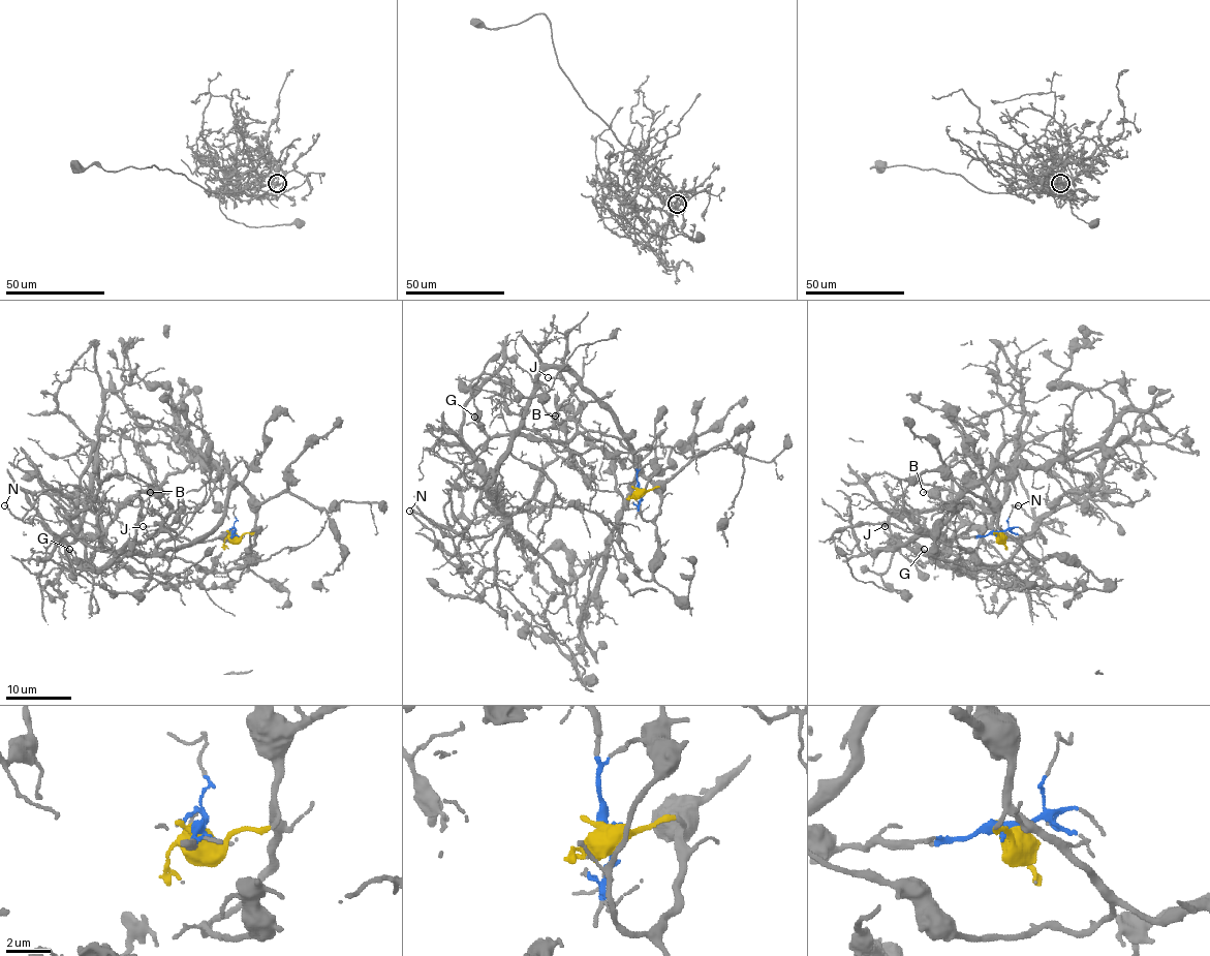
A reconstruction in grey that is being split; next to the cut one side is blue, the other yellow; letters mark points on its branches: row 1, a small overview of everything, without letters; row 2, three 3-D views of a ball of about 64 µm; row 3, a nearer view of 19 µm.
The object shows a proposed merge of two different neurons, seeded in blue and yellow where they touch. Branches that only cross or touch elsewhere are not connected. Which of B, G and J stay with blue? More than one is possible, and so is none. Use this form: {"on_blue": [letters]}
{"on_blue": ["G", "J"]}

